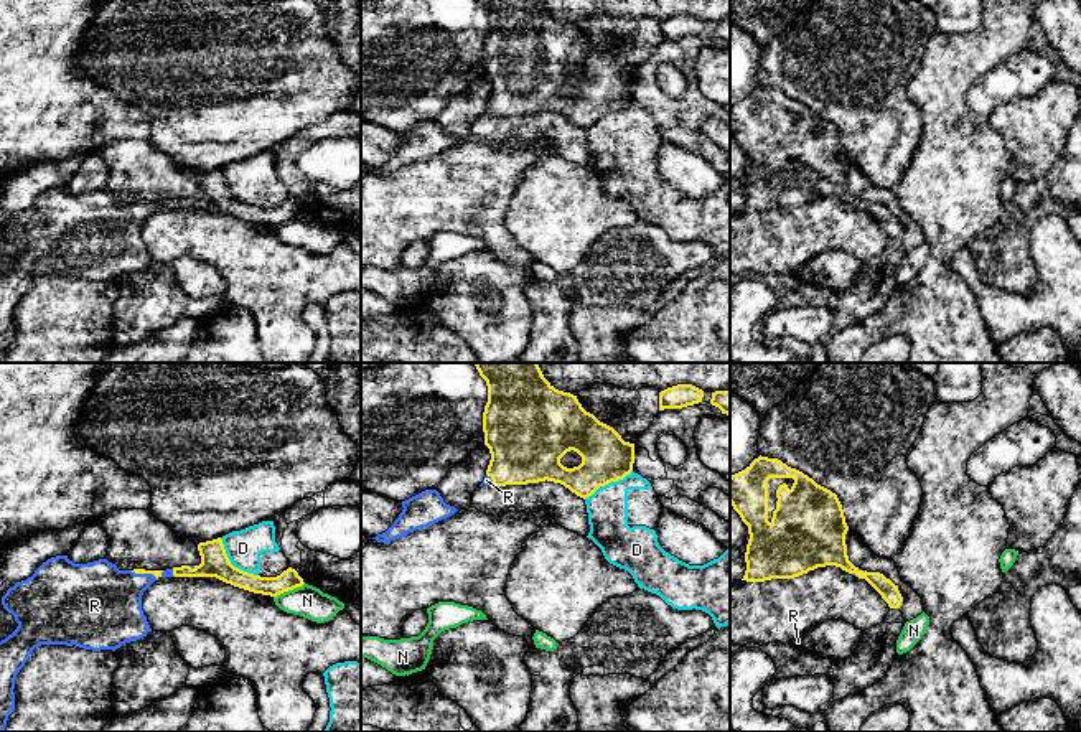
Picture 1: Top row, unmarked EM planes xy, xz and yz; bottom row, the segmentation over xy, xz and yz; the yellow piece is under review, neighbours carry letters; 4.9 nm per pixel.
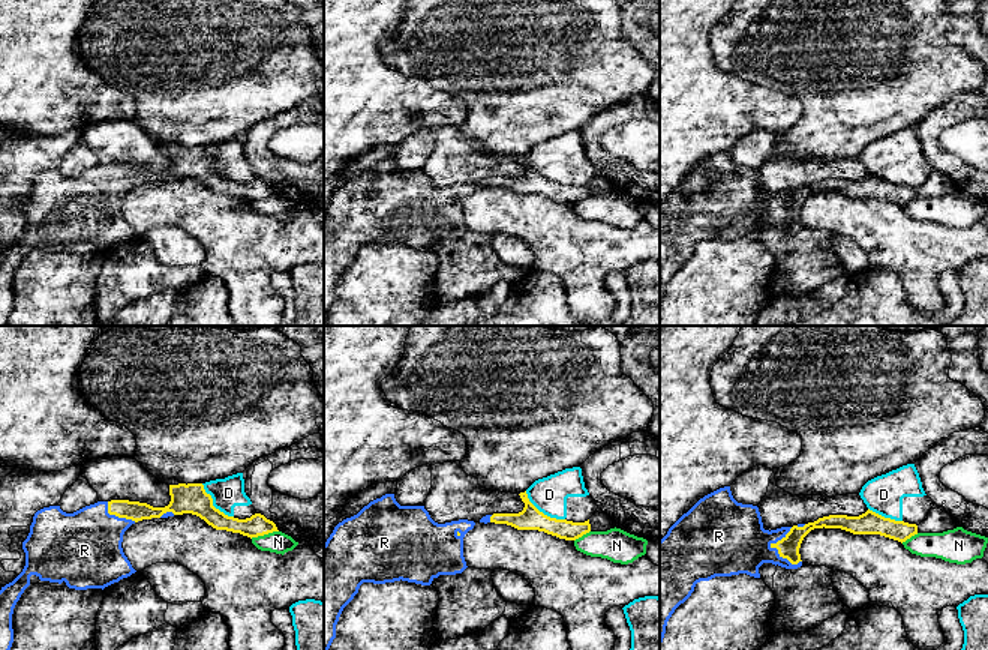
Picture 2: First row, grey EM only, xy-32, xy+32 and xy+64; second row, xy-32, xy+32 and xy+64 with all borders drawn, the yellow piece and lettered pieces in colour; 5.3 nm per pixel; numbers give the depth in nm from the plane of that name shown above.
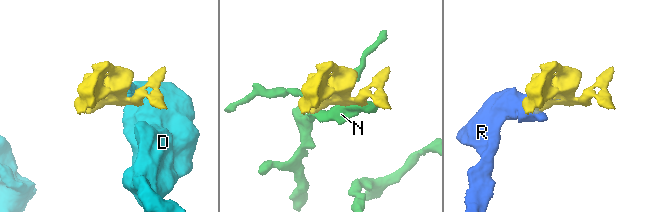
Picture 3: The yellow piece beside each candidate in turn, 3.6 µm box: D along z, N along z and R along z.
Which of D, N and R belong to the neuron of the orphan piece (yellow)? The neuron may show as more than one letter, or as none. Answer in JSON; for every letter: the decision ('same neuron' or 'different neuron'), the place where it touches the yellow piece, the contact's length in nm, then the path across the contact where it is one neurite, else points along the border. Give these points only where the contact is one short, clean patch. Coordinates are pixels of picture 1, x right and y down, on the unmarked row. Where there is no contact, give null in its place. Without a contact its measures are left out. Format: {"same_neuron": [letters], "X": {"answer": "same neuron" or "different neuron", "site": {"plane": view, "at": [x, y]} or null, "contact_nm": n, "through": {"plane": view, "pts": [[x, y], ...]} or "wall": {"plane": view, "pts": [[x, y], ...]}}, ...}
{"same_neuron": ["R"], "D": {"answer": "different neuron", "site": {"plane": "xy", "at": [231, 195]}, "contact_nm": 260, "wall": {"plane": "xy", "pts": [[219, 168], [228, 190], [234, 197], [257, 206]]}}, "N": {"answer": "different neuron", "site": {"plane": "xy", "at": [289, 220]}, "contact_nm": 170}, "R": {"answer": "same neuron", "site": {"plane": "xy", "at": [144, 203]}, "contact_nm": 140}}

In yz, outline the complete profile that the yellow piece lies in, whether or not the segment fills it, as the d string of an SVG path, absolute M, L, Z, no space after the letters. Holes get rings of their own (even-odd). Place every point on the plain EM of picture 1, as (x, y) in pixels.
M760 86L730 107L730 135L750 165L742 211L794 209L835 196L865 209L890 239L900 239L903 228L898 216L849 191L849 157L837 125L803 102Z

